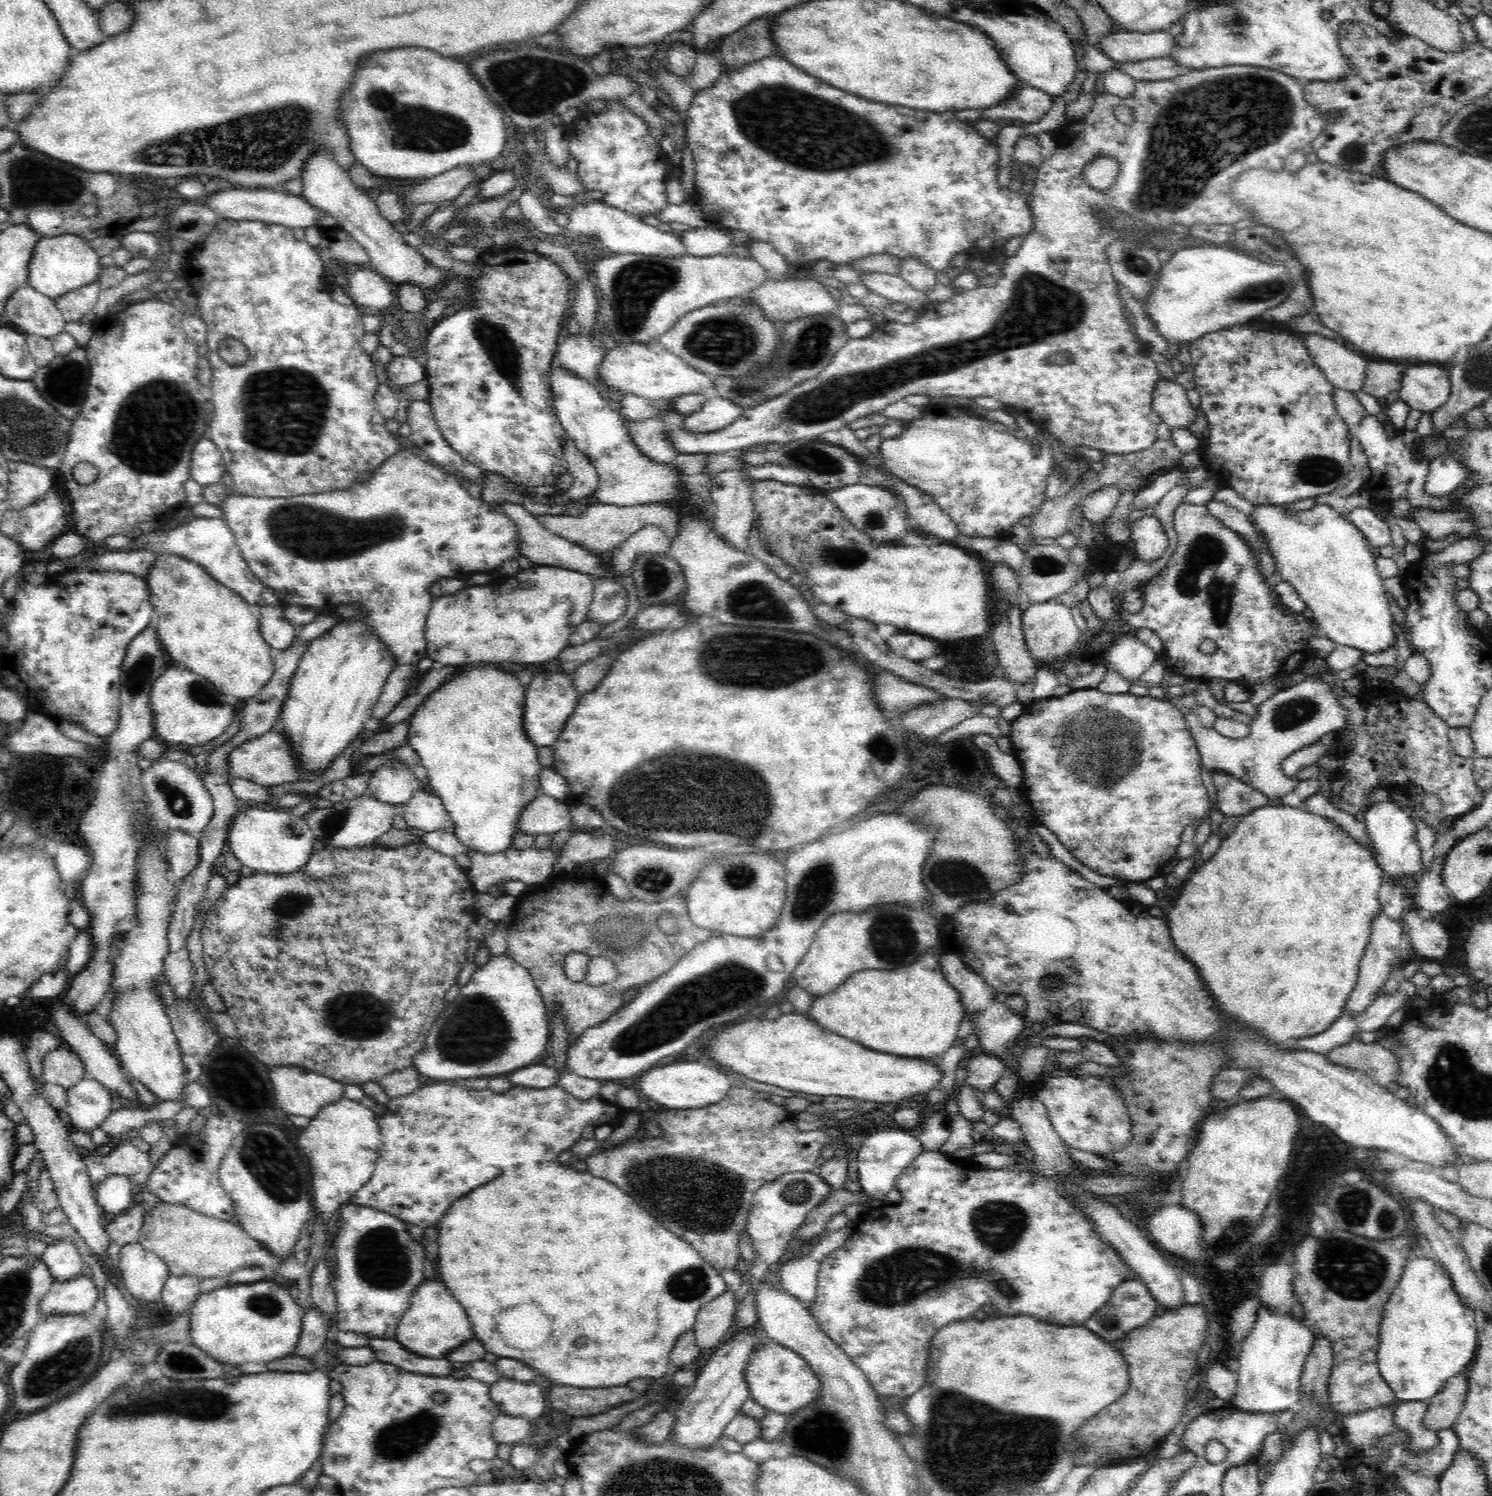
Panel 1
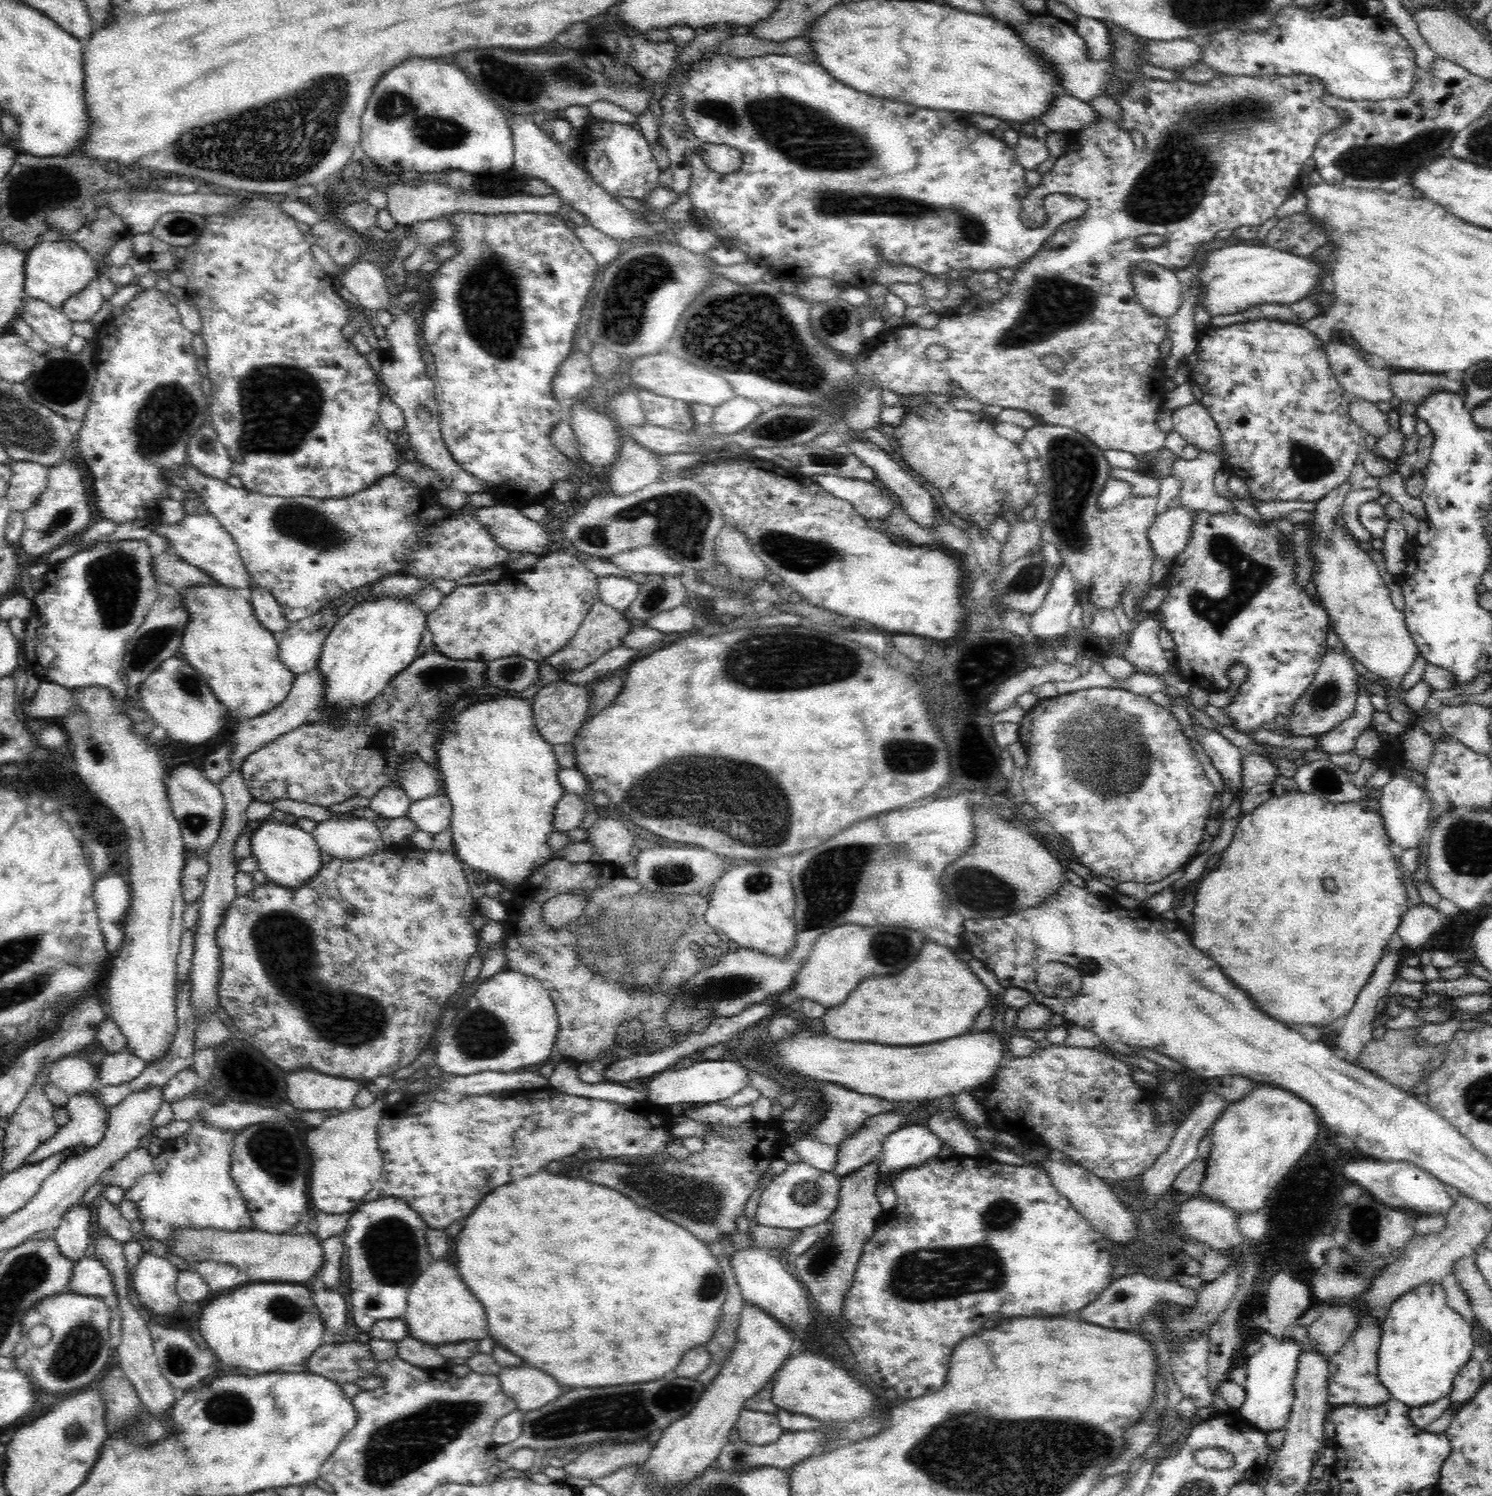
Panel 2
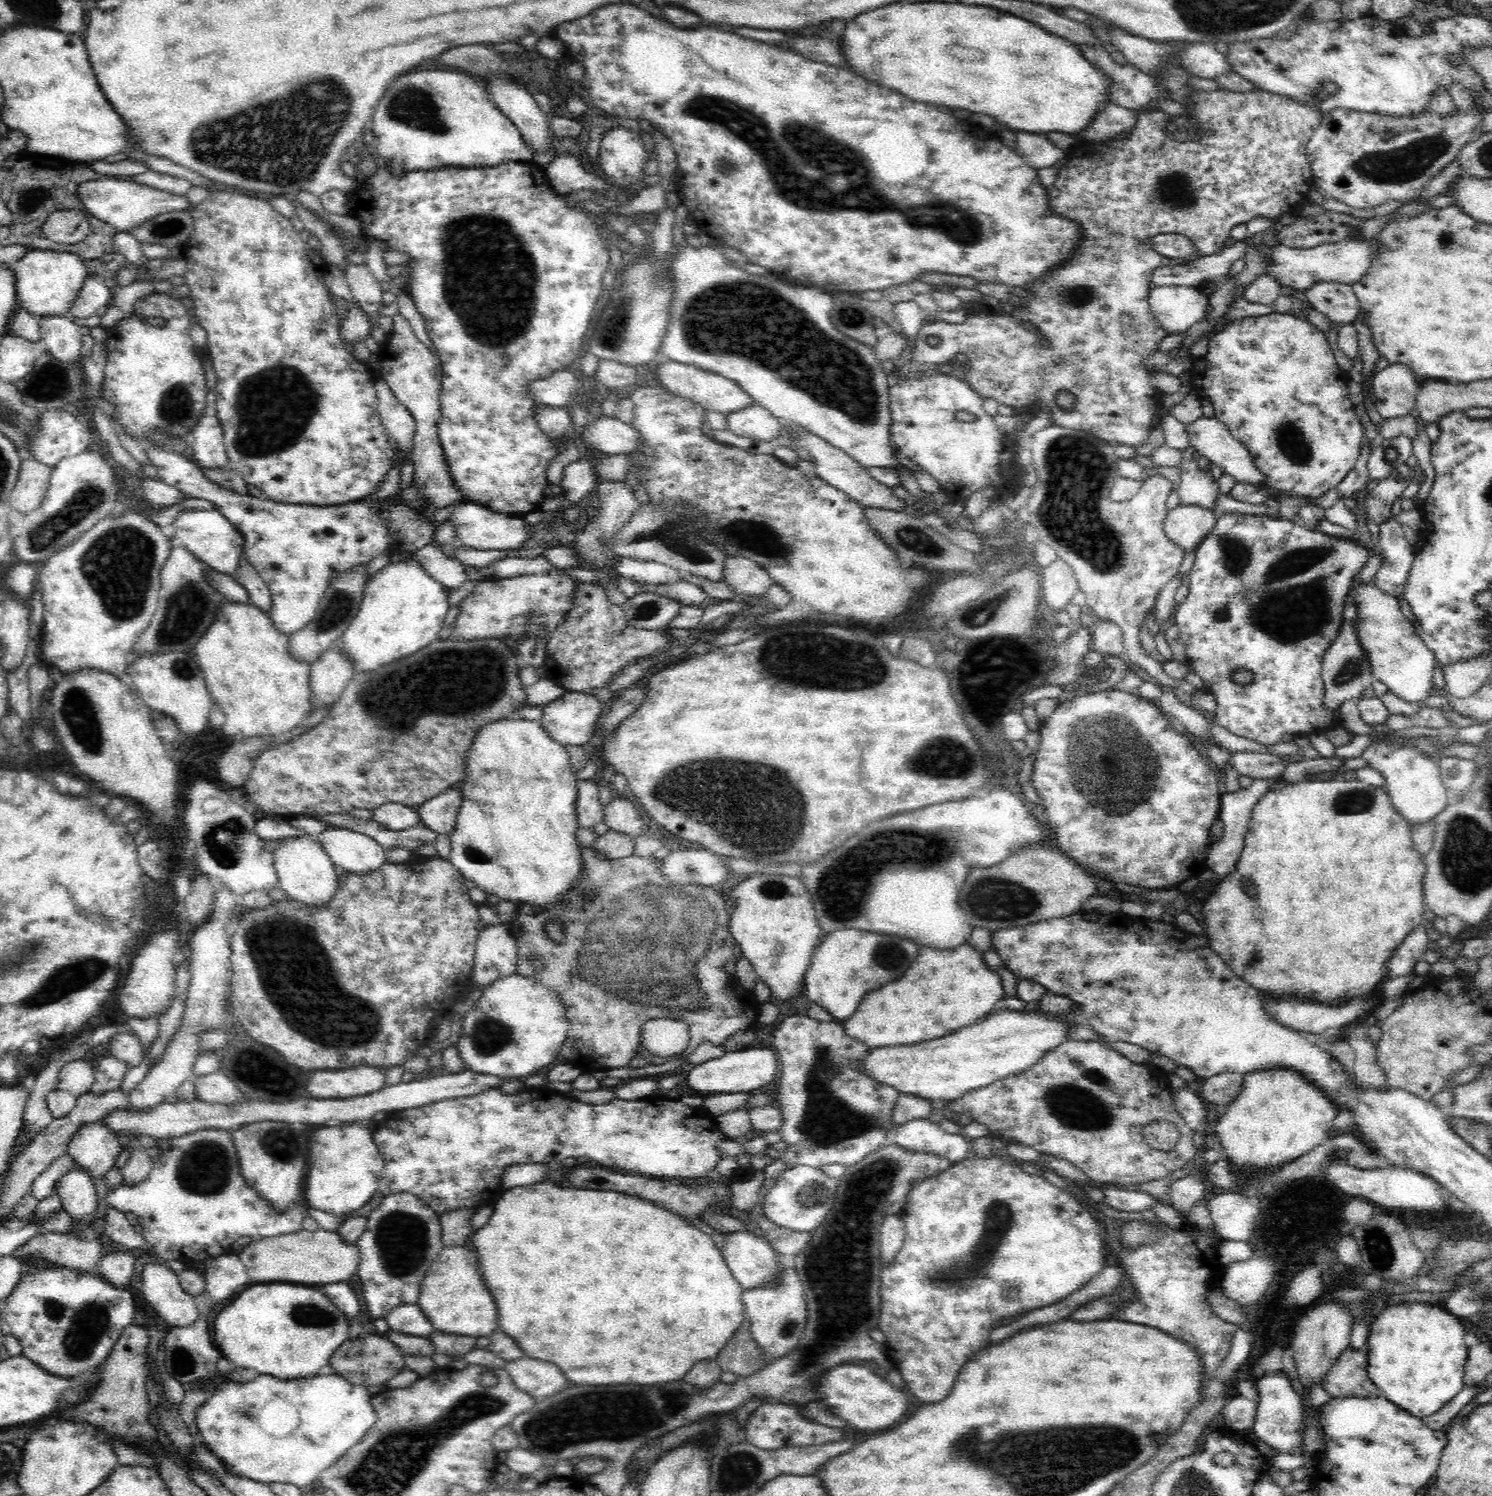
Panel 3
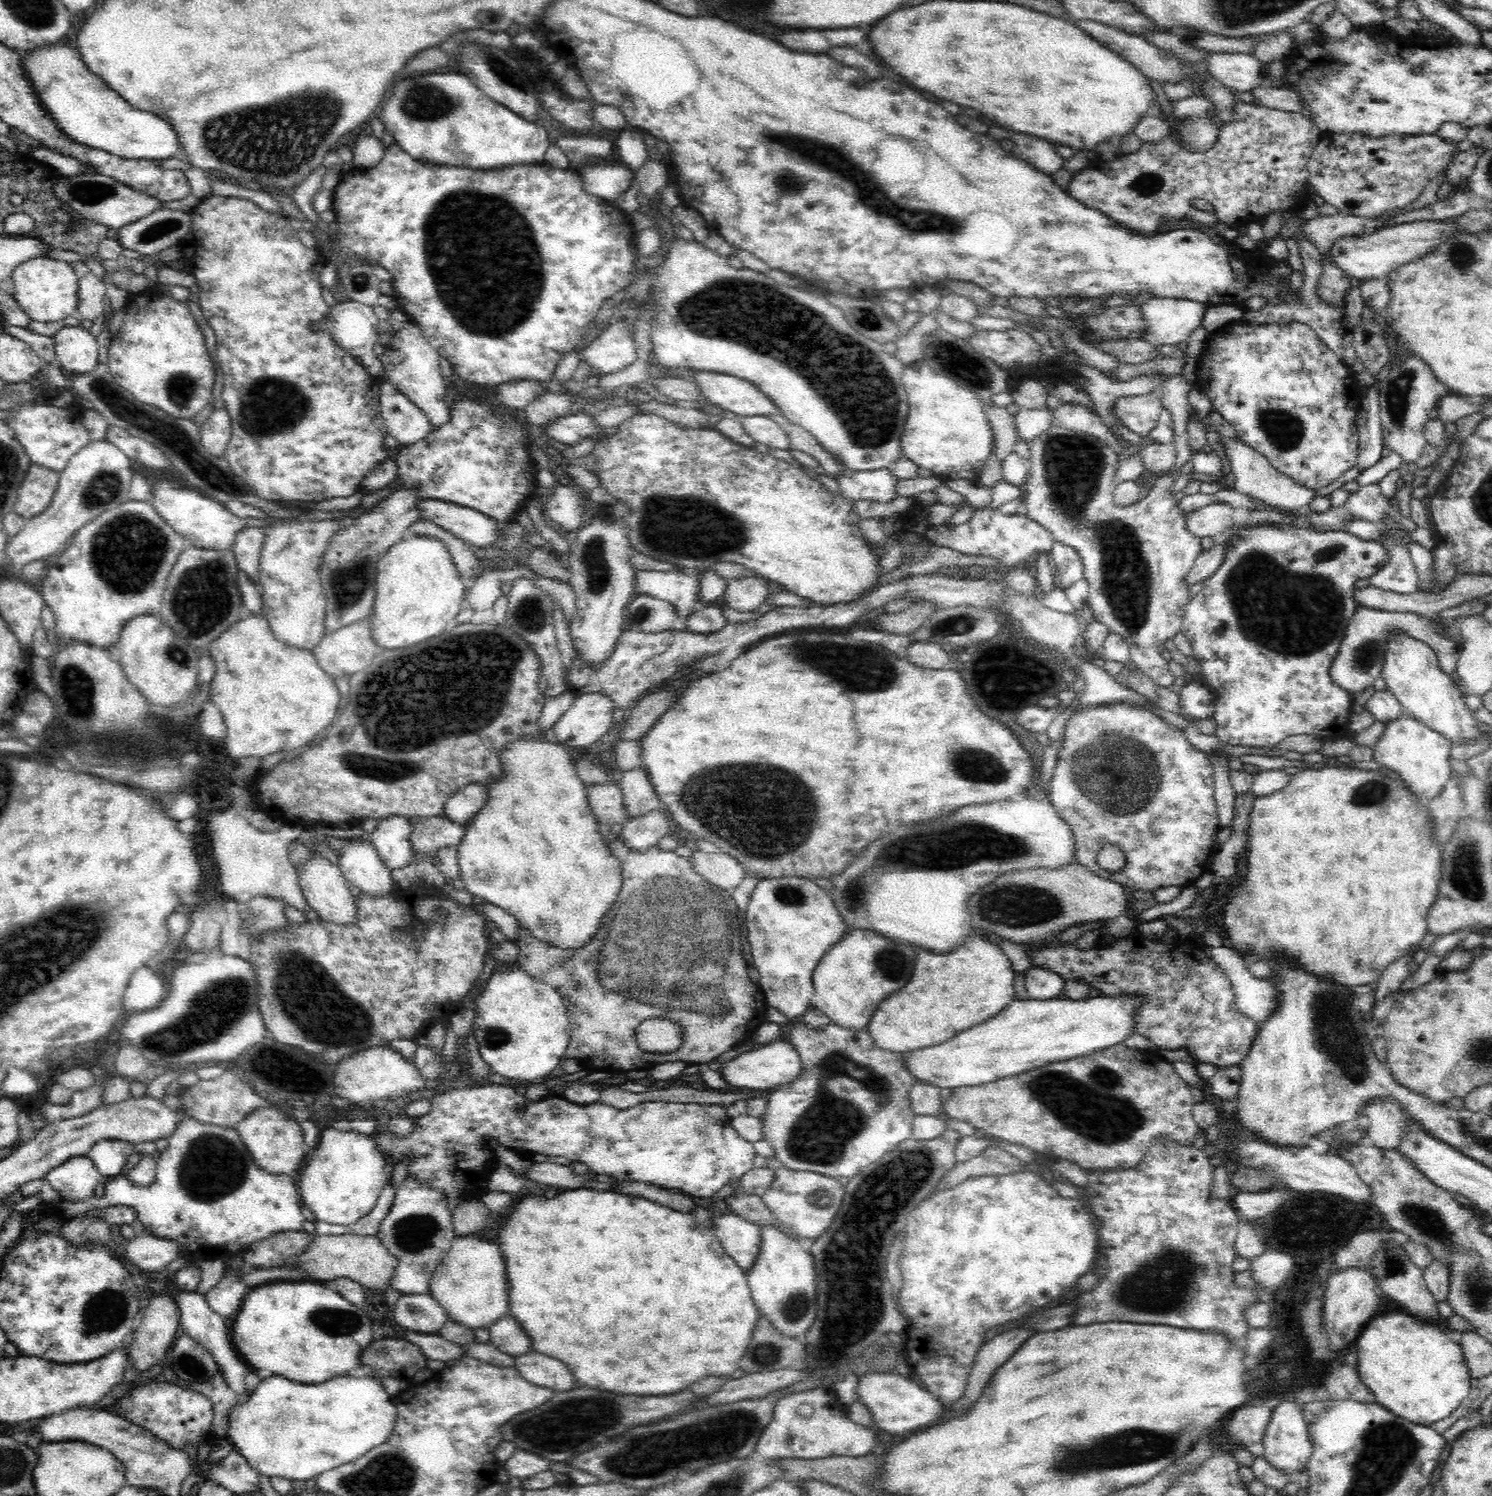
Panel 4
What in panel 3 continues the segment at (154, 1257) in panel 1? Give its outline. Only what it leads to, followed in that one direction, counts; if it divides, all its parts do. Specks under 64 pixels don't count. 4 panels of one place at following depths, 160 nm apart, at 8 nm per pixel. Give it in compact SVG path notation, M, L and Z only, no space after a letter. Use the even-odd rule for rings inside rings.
M164 1261L145 1264L138 1287L151 1309L172 1327L190 1326L197 1322L194 1296L181 1288L178 1275Z

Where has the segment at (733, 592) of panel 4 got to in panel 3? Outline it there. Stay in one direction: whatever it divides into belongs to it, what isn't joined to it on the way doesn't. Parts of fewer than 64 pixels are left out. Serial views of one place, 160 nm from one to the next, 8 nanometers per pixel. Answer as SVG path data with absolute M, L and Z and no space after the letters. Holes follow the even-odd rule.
M726 556L723 581L730 584L736 594L749 597L766 594L775 584L757 562L745 556Z

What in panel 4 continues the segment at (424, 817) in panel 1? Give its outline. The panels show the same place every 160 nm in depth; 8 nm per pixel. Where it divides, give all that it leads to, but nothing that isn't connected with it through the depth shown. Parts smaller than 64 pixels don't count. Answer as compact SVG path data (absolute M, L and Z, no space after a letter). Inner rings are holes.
M487 780L480 783L468 784L462 790L458 790L454 797L446 802L443 813L446 820L456 822L461 826L468 826L474 821L474 817L483 810L488 803L489 792Z

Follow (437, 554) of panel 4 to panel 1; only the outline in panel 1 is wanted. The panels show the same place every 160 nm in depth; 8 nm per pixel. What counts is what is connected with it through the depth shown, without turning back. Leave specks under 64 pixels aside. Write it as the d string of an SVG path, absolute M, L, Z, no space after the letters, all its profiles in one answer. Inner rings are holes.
M362 619L337 620L327 632L308 642L304 656L292 676L288 696L282 704L277 726L286 735L292 751L300 759L300 767L306 771L326 771L333 760L346 748L364 728L364 722L371 717L374 704L382 694L386 678L398 666L394 653L384 641L374 635Z

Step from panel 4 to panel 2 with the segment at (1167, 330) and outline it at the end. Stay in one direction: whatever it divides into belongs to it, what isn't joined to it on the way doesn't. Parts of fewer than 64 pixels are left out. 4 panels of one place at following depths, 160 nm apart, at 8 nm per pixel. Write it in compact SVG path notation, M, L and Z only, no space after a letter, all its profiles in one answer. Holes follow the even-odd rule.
M1140 262L1132 268L1136 300L1152 315L1170 319L1182 304L1182 283L1169 268L1153 262Z

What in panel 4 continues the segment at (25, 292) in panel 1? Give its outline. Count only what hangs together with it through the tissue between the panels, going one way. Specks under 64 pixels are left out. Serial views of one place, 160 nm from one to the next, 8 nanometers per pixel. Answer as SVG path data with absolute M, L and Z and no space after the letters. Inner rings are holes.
M80 325L65 327L54 336L55 364L66 374L91 374L99 364L98 342L90 331Z

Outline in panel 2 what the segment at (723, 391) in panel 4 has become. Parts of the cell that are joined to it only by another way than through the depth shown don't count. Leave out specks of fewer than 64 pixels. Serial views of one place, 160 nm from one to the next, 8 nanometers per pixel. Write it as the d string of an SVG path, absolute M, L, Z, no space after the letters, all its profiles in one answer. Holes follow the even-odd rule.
M666 351L632 360L628 375L632 382L645 390L687 403L696 402L716 408L737 397L733 387L722 376L689 364Z

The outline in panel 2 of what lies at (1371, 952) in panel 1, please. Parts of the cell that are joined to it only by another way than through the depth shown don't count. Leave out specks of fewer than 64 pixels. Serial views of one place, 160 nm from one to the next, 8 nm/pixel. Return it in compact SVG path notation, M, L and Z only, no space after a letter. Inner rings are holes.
M1395 935L1393 942L1387 946L1384 954L1382 954L1380 962L1376 964L1376 970L1374 970L1372 978L1370 978L1370 980L1368 980L1368 984L1360 990L1354 1006L1346 1015L1346 1023L1340 1029L1340 1032L1337 1032L1338 1037L1334 1040L1334 1047L1344 1050L1344 1052L1346 1052L1345 1060L1354 1066L1360 1066L1360 1063L1358 1063L1358 1056L1360 1056L1362 1048L1364 1048L1364 1046L1373 1039L1372 1022L1375 1020L1375 1016L1377 1014L1376 1005L1378 1003L1383 1003L1385 997L1388 995L1390 984L1392 984L1392 981L1397 978L1396 972L1399 972L1398 966L1403 962L1403 959L1401 959L1402 956L1400 955L1402 951L1401 946L1397 943L1397 935Z

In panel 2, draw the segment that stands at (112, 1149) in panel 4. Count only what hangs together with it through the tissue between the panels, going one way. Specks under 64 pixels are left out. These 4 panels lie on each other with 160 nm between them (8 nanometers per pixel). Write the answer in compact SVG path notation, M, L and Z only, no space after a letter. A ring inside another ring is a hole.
M90 1091L69 1097L66 1105L69 1121L66 1124L59 1125L57 1131L26 1158L26 1165L40 1162L49 1156L62 1152L62 1150L75 1149L78 1146L94 1148L104 1138L108 1126L109 1109L103 1106Z

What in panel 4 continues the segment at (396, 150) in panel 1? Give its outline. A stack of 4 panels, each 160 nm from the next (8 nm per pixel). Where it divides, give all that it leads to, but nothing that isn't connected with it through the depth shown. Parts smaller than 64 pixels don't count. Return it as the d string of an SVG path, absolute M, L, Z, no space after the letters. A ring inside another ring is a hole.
M432 74L416 80L402 80L394 88L392 98L386 100L380 119L394 142L410 157L437 166L497 169L498 166L545 164L544 156L551 145L548 132L542 126L526 121L522 115L490 99L471 76L462 74Z

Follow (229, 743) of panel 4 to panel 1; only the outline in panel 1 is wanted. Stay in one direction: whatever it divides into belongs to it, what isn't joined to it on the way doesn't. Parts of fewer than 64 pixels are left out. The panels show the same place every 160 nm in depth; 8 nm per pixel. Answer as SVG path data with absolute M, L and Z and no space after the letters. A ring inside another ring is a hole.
M158 554L148 576L154 617L152 623L170 664L191 670L211 682L232 701L247 702L256 698L264 684L274 674L270 645L262 636L259 618L260 607L244 601L234 590L212 578L199 564L184 560L175 554Z

